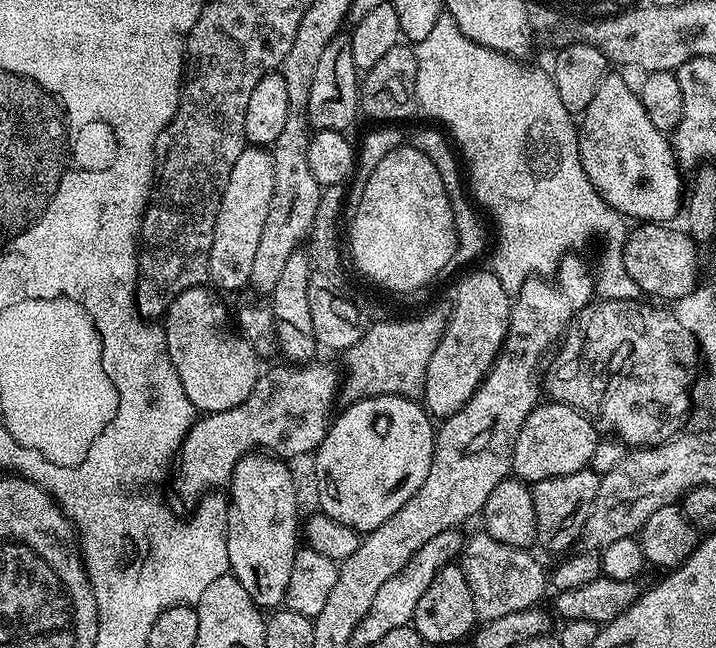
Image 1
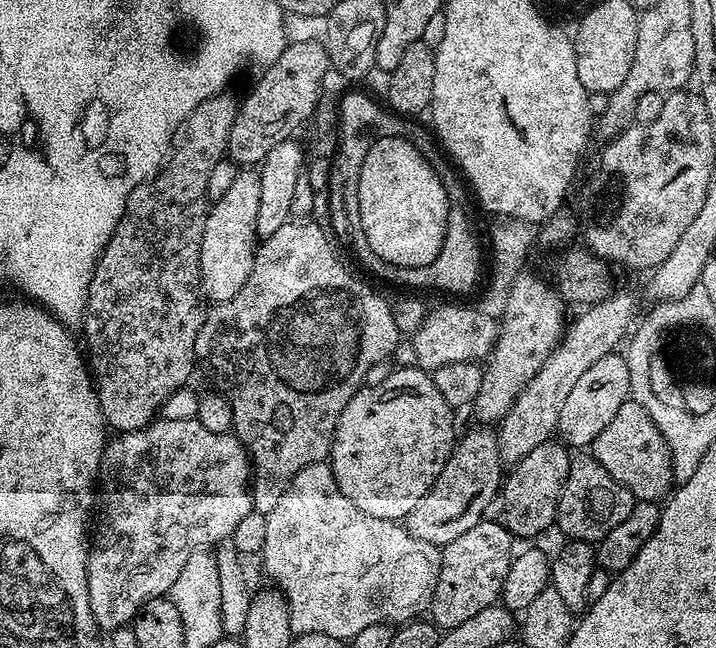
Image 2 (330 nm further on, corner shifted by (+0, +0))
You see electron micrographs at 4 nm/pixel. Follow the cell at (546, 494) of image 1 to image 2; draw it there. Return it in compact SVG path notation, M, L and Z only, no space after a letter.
M580 454L573 459L568 471L568 482L560 499L558 528L565 532L568 540L585 540L586 543L595 545L602 538L606 538L606 534L610 534L614 526L626 522L633 507L632 492L613 478L610 470L598 463L595 456Z

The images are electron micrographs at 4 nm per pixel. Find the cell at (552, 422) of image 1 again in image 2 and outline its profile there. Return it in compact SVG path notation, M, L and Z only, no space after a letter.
M620 354L602 358L602 362L590 366L590 370L586 370L586 374L578 378L573 393L566 398L566 406L562 408L558 429L559 439L573 449L574 447L580 448L576 450L587 449L598 438L598 434L602 434L602 430L610 426L620 407L629 400L633 392L632 370L628 366L627 359Z

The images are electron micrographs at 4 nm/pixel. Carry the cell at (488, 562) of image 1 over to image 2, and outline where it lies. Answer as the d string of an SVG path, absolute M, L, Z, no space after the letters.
M619 292L609 296L601 304L585 307L581 311L584 313L573 324L571 321L566 339L520 392L519 398L498 428L500 456L505 465L515 466L537 446L549 443L557 435L562 408L566 406L566 398L573 393L578 378L582 378L582 374L586 374L590 366L602 362L602 358L613 355L619 349L616 347L623 342L624 335L626 340L633 331L641 315L640 300L632 292Z

